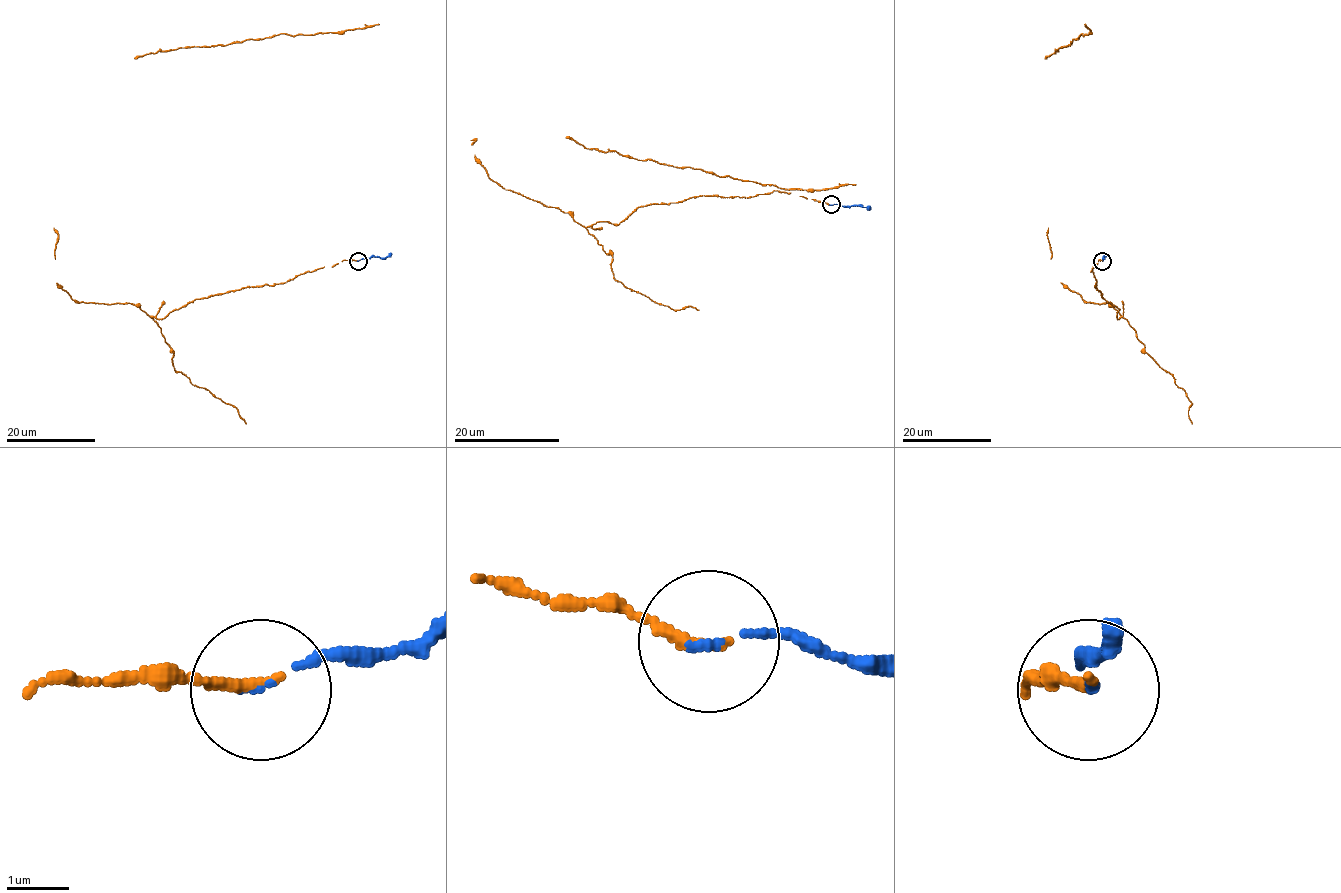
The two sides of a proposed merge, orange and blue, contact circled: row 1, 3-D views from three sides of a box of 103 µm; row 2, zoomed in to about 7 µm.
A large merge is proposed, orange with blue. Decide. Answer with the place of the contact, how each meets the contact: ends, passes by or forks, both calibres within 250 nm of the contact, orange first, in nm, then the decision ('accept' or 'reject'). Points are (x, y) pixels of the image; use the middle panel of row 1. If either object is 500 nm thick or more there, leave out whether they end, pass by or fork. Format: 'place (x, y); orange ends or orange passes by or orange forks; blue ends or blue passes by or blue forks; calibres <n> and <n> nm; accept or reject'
place (831, 204); orange ends; blue ends; calibres 180 and 80 nm; accept

